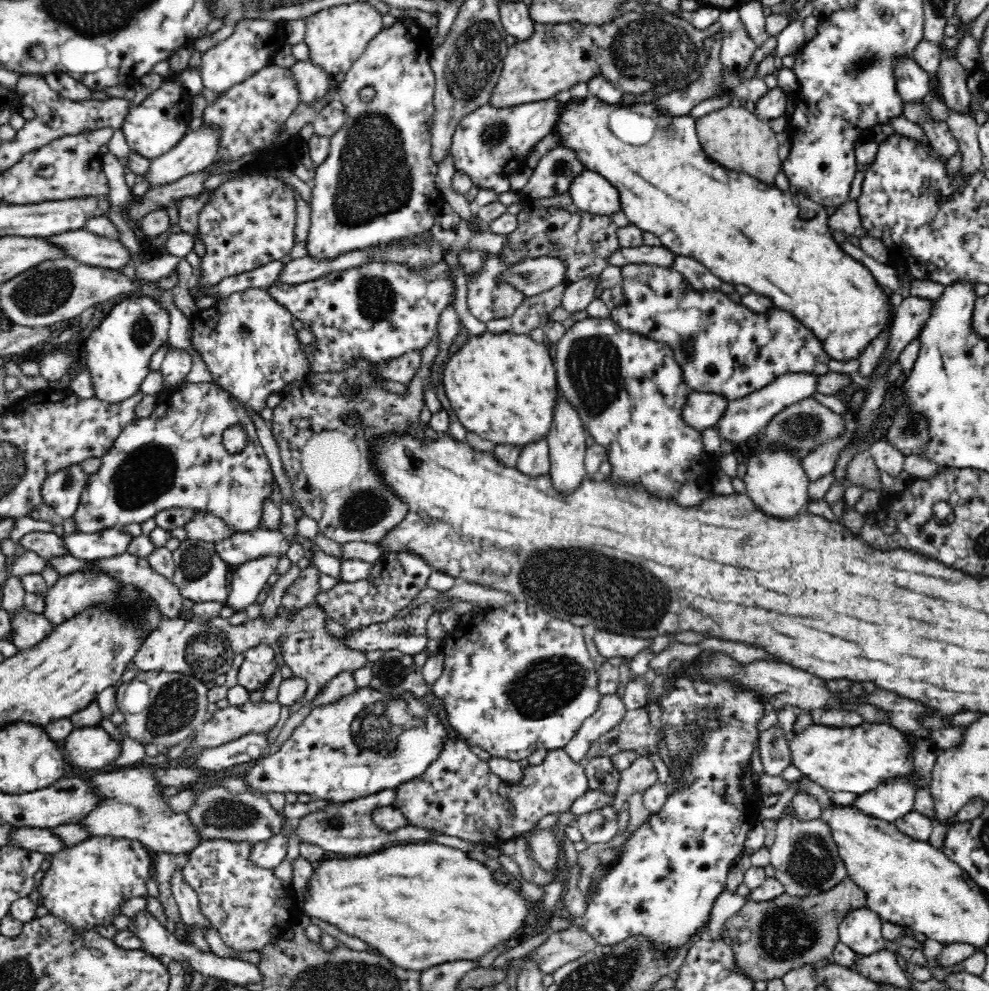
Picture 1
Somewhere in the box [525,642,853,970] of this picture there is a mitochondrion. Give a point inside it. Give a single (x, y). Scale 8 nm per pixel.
(788, 931)

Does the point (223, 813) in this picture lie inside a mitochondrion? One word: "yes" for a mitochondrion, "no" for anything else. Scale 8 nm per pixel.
yes

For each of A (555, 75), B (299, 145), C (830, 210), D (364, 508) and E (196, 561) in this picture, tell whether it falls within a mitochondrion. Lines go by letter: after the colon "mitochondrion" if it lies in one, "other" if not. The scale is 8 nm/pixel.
A: other
B: other
C: other
D: mitochondrion
E: mitochondrion

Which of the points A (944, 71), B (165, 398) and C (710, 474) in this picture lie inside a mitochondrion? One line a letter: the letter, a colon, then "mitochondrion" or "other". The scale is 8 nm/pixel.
A: other
B: other
C: other

